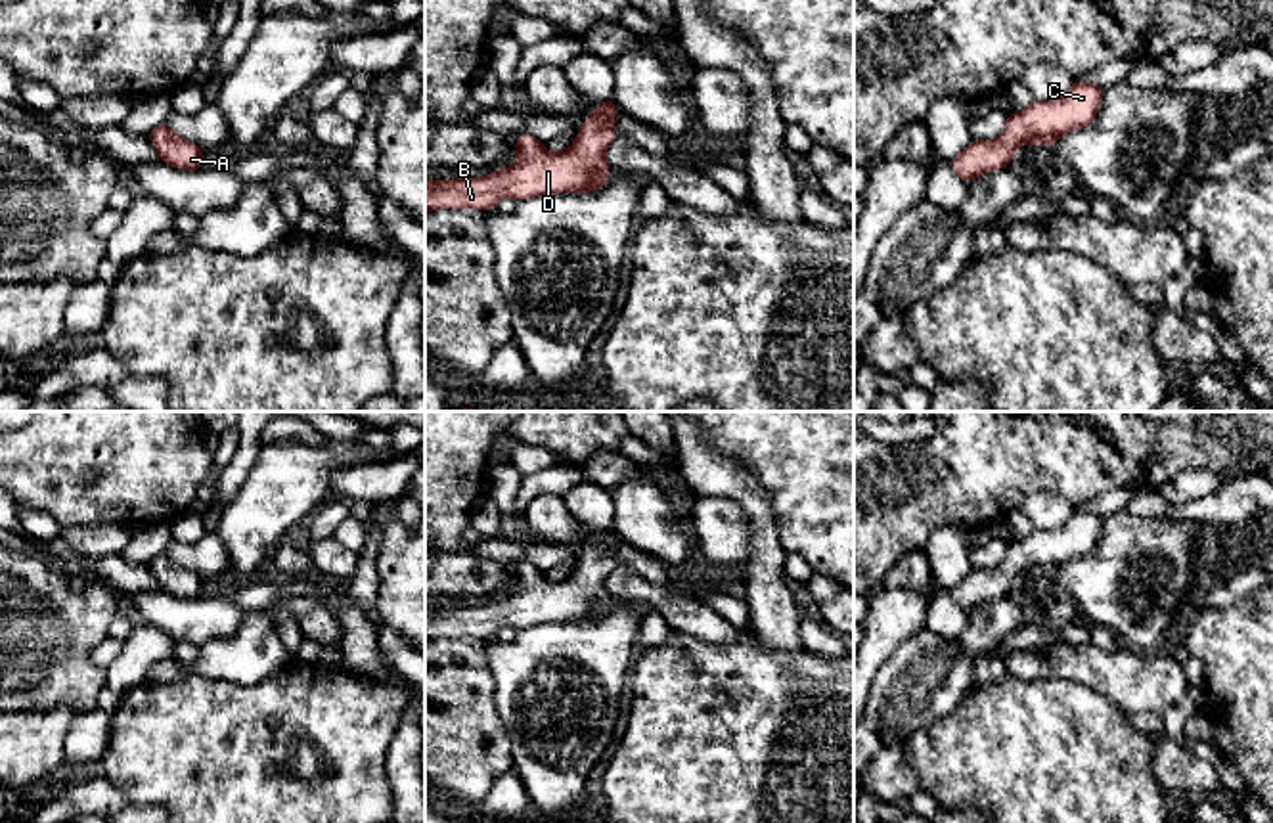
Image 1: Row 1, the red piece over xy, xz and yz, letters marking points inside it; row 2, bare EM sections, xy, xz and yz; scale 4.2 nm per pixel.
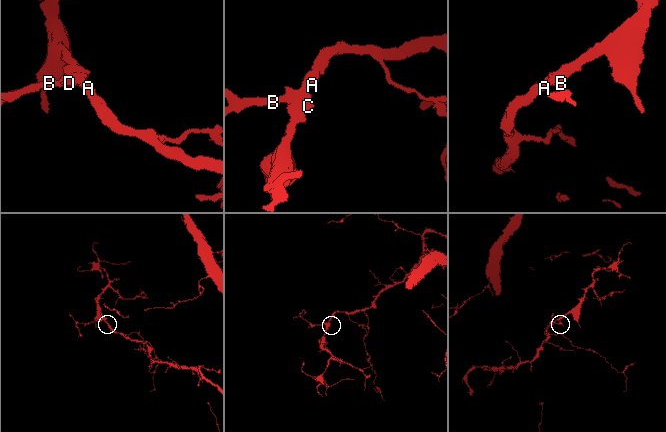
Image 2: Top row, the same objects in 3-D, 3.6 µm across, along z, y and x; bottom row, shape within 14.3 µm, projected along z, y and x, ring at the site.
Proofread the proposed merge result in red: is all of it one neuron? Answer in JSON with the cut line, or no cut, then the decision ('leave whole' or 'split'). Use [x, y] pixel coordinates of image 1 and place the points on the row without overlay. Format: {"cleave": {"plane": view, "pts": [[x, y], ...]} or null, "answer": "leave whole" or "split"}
{"cleave": null, "answer": "leave whole"}

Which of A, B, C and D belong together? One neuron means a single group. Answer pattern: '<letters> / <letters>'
A B C D

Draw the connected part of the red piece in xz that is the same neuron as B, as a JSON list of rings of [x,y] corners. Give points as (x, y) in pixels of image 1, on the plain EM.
[[[614,528],[597,530],[597,540],[578,555],[576,568],[561,582],[551,582],[530,563],[515,565],[517,591],[496,599],[486,607],[459,607],[435,611],[425,607],[425,639],[438,637],[479,637],[490,641],[503,626],[517,630],[555,622],[590,622],[603,616],[611,599],[605,591],[605,580],[616,567],[613,547],[622,542]]]

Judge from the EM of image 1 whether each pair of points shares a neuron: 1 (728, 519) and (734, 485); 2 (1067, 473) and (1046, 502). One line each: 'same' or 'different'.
1: different
2: different

